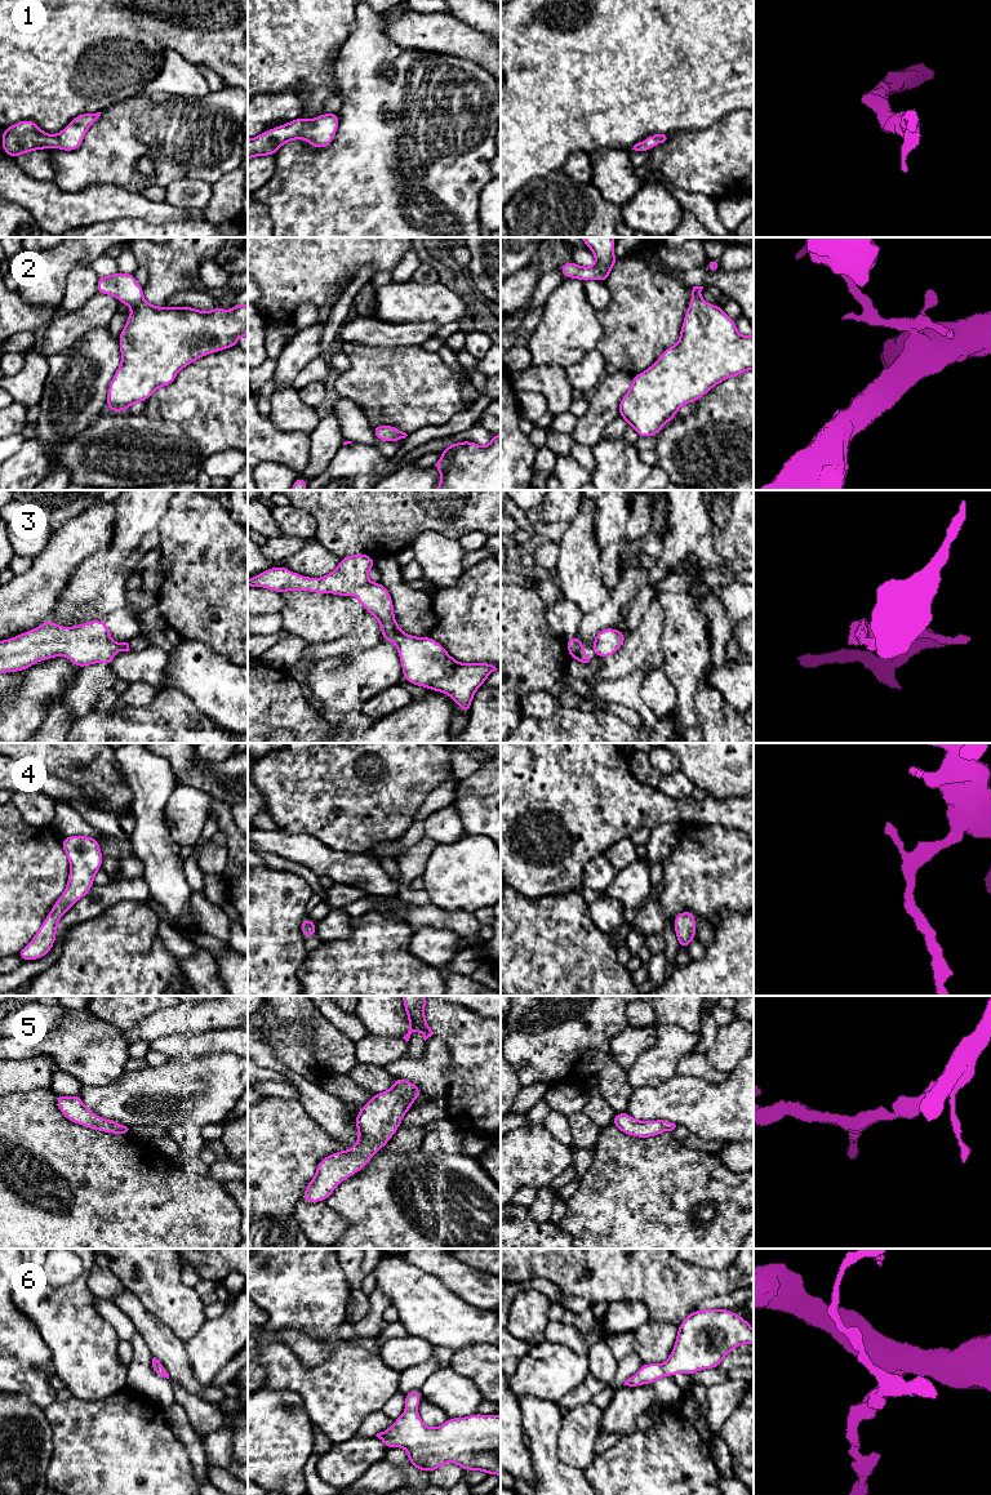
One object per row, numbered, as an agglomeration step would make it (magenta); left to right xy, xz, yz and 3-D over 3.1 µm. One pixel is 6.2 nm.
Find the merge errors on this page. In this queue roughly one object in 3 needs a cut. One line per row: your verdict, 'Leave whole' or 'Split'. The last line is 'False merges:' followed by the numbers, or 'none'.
1: Leave whole
2: Leave whole
3: Leave whole
4: Leave whole
5: Leave whole
6: Leave whole
False merges: none

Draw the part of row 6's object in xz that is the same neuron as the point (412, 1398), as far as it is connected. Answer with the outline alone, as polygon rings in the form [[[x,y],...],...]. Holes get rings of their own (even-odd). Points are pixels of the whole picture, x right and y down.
[[[413,1389],[405,1393],[404,1414],[394,1420],[394,1425],[375,1436],[387,1450],[401,1446],[408,1452],[408,1459],[415,1469],[434,1472],[448,1461],[457,1463],[463,1472],[467,1469],[483,1470],[501,1476],[501,1415],[474,1414],[467,1418],[452,1418],[437,1428],[423,1424],[415,1411],[421,1402],[421,1393]]]

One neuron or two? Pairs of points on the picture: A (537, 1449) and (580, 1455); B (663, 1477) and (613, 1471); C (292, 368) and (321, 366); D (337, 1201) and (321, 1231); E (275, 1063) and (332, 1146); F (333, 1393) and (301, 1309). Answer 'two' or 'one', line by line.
A: two
B: one
C: two
D: two
E: two
F: one

